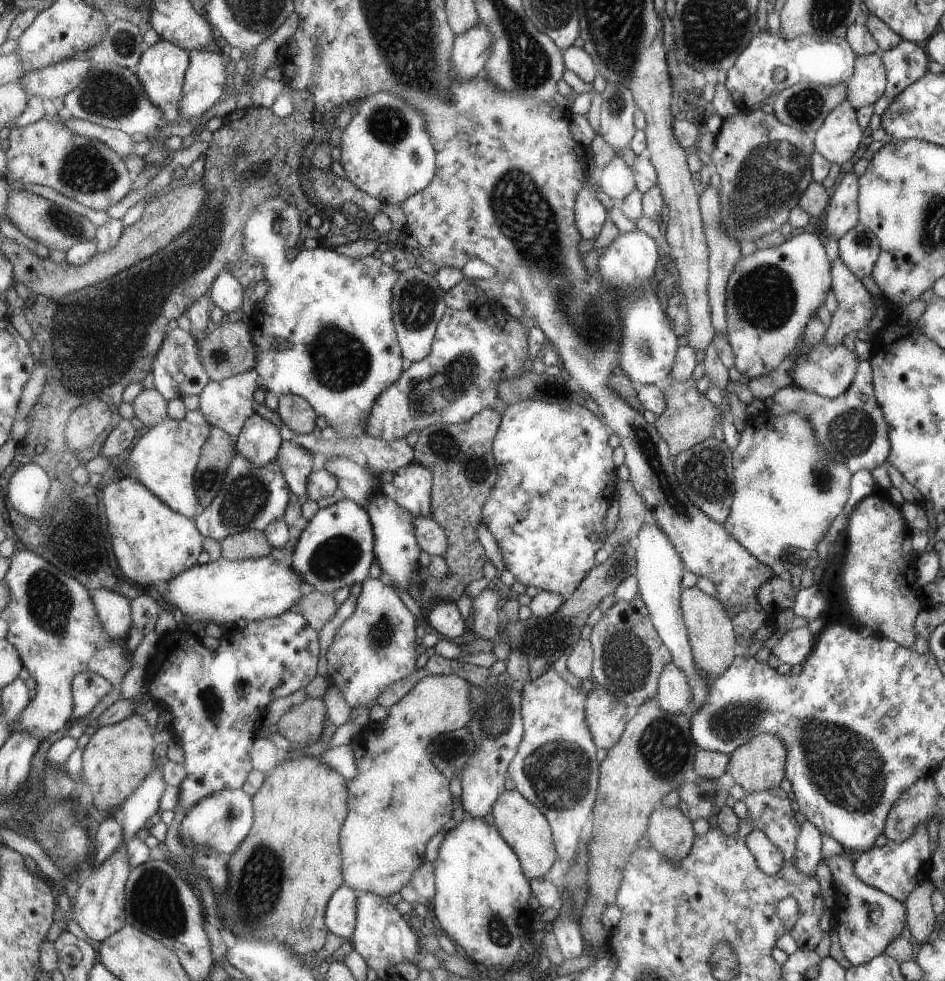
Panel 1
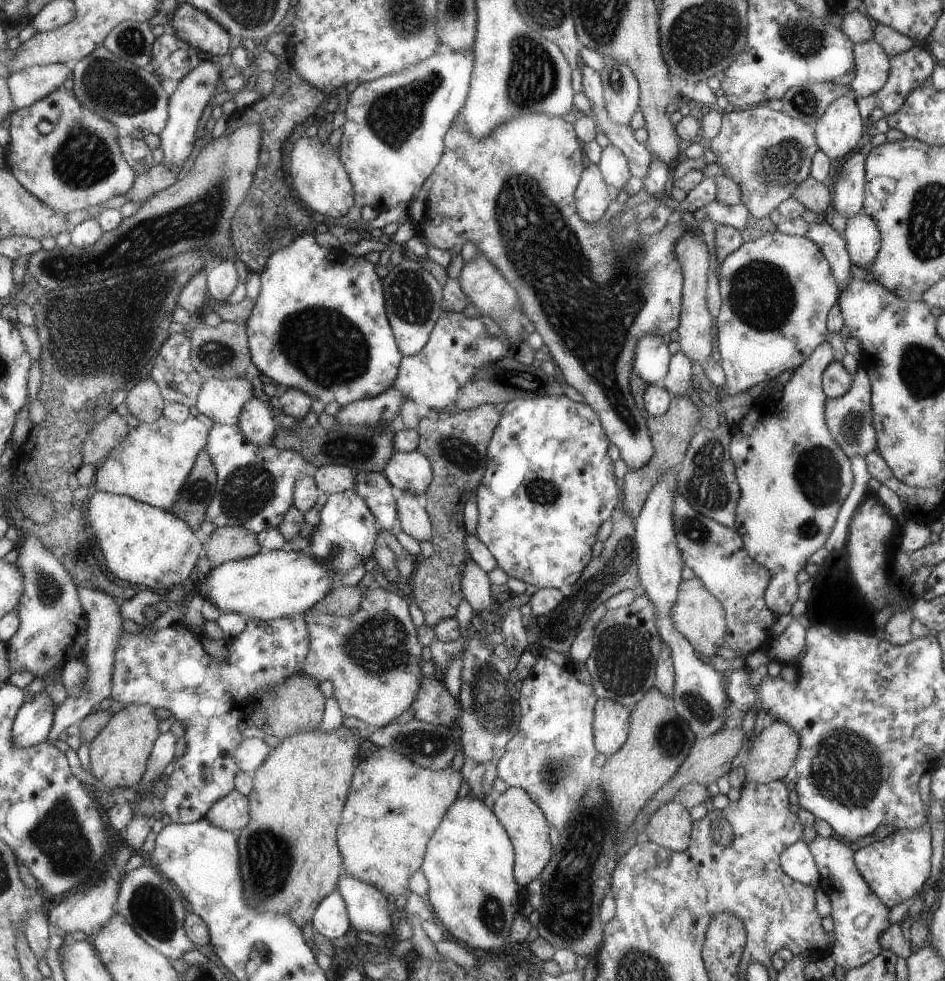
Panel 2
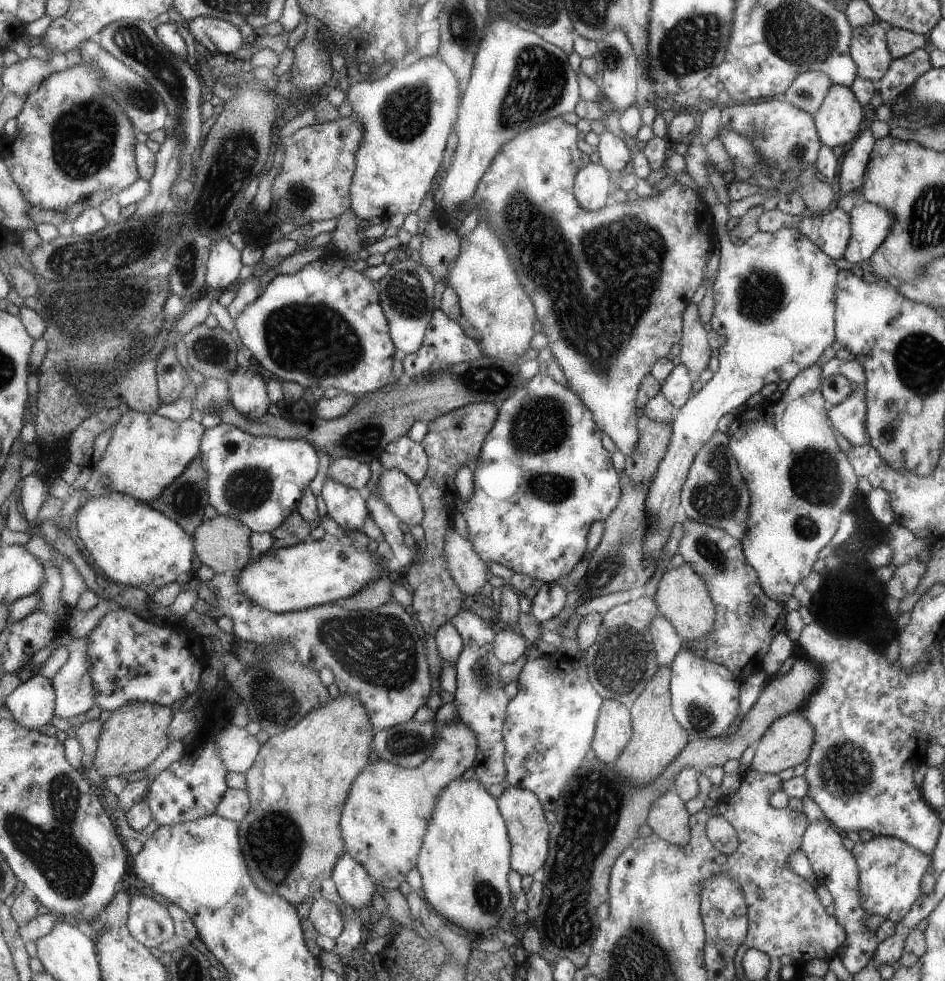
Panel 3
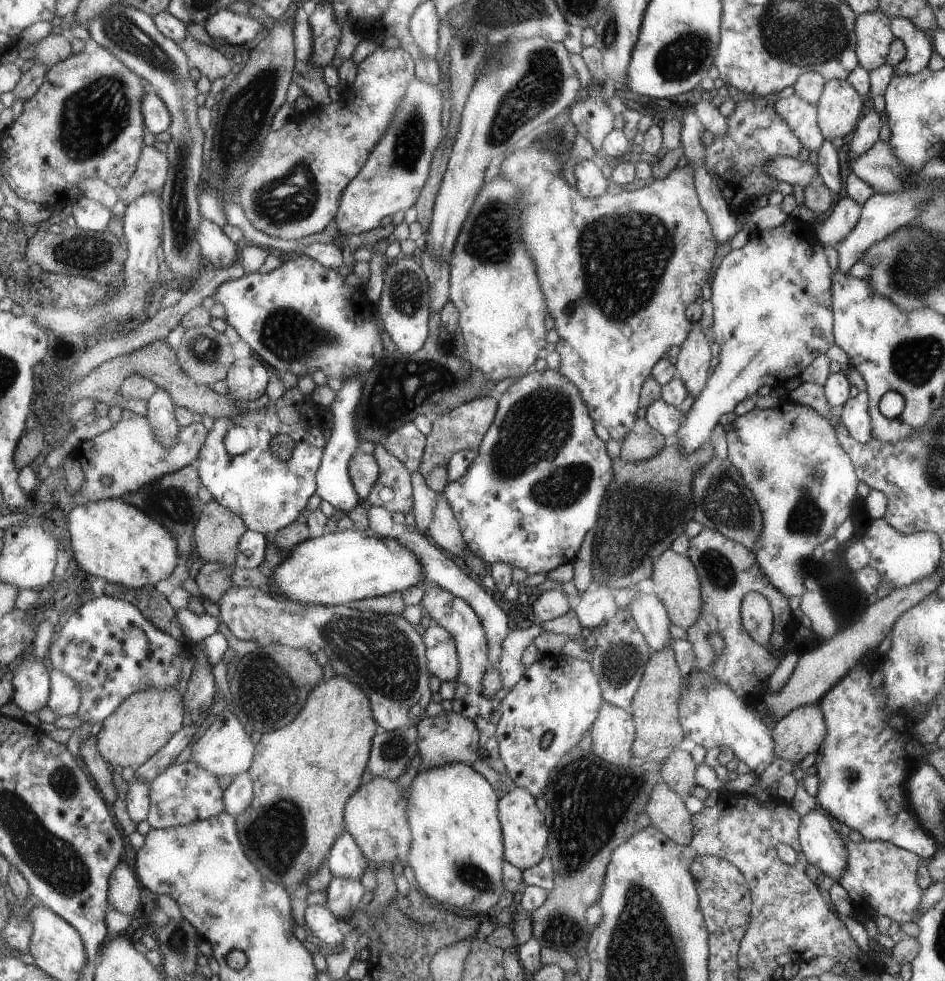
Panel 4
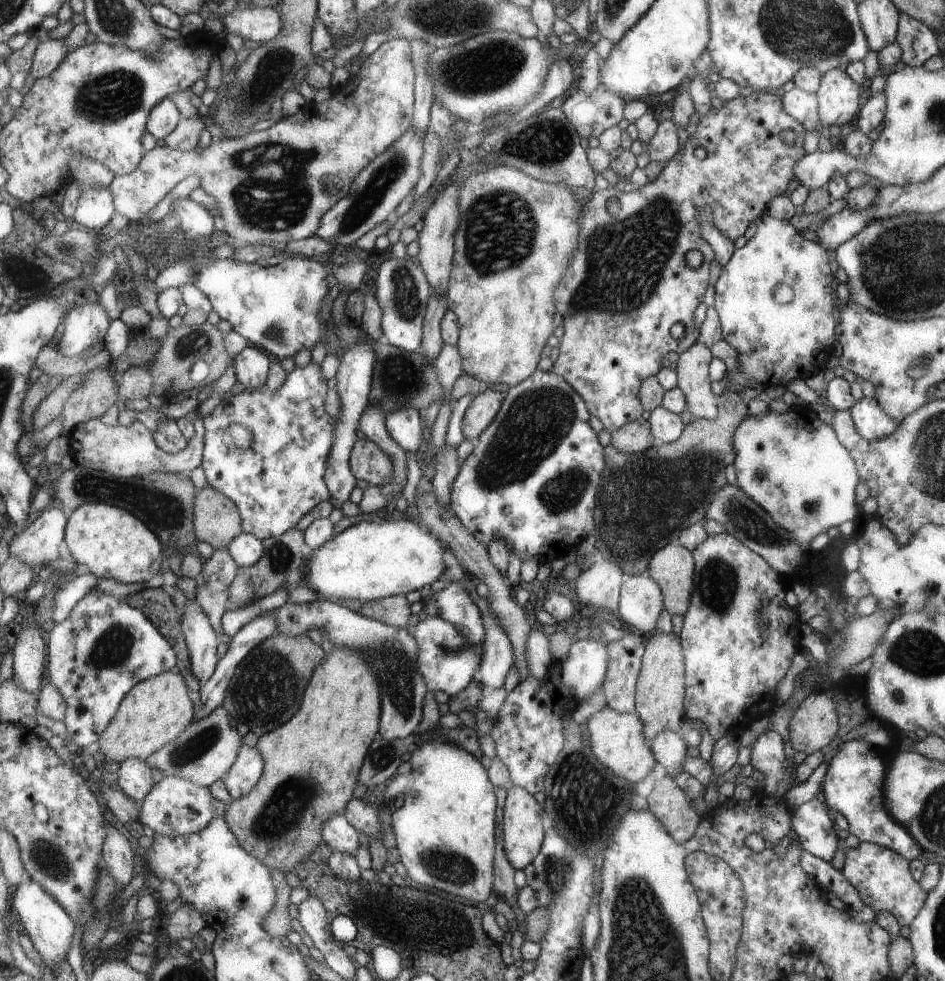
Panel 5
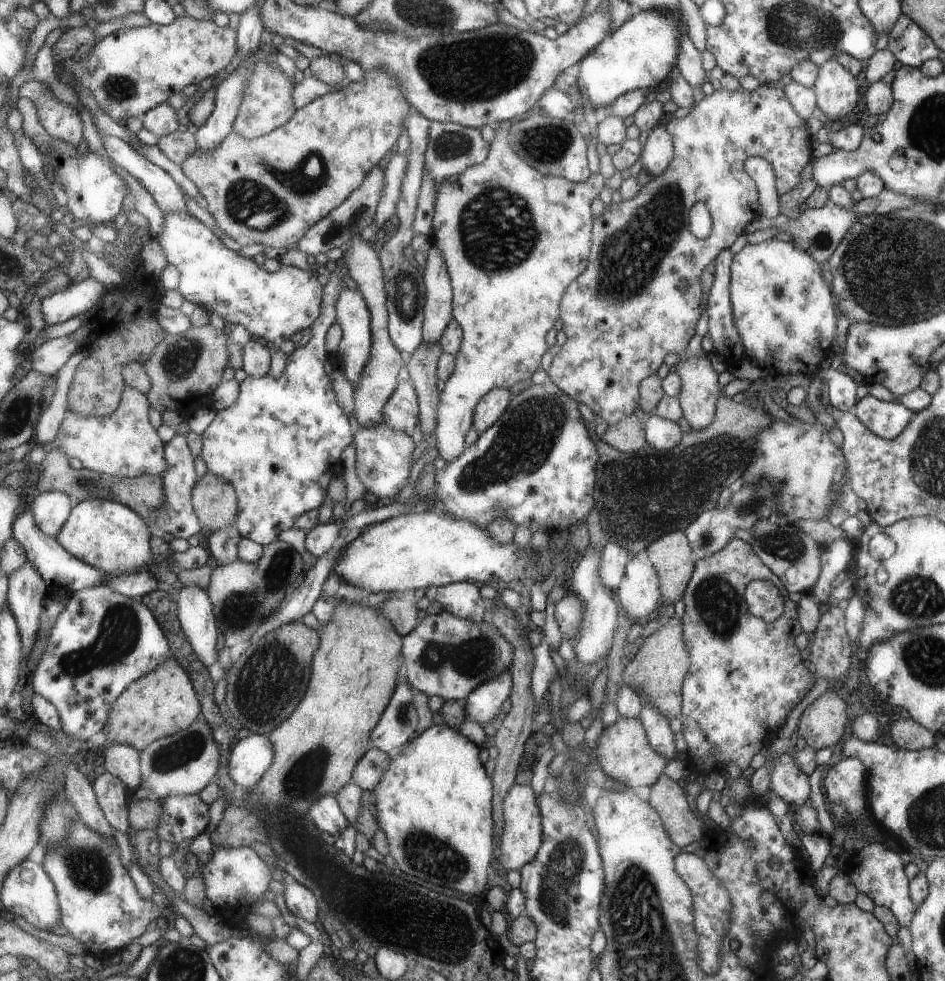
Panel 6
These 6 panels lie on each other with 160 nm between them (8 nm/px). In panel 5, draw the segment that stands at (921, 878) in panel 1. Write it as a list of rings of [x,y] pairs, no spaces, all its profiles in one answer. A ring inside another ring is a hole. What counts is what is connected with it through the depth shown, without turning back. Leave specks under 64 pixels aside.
[[[861,841],[854,848],[844,850],[844,863],[840,869],[843,878],[857,891],[865,906],[875,913],[887,912],[895,917],[899,926],[908,926],[915,920],[927,898],[927,892],[907,868],[907,859],[887,847]]]

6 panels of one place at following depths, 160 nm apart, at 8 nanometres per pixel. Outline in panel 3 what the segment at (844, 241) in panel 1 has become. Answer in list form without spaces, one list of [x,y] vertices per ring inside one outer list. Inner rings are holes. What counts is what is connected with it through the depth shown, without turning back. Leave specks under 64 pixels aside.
[[[859,201],[849,212],[850,235],[842,258],[851,264],[867,260],[888,236],[892,219],[878,206]]]

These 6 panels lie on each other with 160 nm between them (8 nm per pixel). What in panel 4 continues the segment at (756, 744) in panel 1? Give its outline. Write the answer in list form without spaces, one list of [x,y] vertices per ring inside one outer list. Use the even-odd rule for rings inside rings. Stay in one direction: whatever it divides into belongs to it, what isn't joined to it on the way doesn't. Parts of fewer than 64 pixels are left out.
[[[813,704],[794,708],[775,722],[773,728],[770,729],[770,735],[773,741],[774,758],[798,763],[808,754],[815,753],[825,736],[825,722],[820,707]]]

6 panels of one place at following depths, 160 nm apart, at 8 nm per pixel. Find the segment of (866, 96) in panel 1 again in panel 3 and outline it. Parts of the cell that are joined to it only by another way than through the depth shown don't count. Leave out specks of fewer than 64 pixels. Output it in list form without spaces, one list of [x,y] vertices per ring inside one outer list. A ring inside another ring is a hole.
[[[879,21],[871,25],[857,27],[853,30],[850,50],[853,62],[856,63],[857,77],[867,79],[876,84],[887,72],[893,58],[888,50],[886,33],[887,27]]]

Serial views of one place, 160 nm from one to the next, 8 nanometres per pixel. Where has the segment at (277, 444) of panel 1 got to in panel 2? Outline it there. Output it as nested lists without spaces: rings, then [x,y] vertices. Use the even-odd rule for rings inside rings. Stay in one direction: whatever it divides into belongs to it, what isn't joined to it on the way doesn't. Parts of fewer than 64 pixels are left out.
[[[253,397],[244,406],[238,424],[246,434],[247,440],[258,447],[268,447],[274,444],[278,425],[273,420],[271,408]]]

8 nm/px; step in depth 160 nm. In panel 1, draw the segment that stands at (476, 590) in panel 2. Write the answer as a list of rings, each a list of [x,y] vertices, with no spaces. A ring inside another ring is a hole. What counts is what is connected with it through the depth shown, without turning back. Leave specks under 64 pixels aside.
[[[485,589],[473,598],[474,634],[491,642],[499,635],[499,622],[502,619],[499,600],[504,596],[493,589]]]

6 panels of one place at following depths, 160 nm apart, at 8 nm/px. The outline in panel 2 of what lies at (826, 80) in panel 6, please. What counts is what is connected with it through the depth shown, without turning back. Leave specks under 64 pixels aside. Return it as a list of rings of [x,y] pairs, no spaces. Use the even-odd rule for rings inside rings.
[[[850,94],[831,102],[813,125],[817,144],[831,160],[849,154],[863,134],[863,122]]]

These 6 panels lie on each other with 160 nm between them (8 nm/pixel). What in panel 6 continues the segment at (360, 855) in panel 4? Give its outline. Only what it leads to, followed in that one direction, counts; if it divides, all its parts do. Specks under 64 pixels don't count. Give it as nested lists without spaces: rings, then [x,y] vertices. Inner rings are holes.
[[[325,795],[315,801],[309,816],[323,832],[328,832],[335,838],[338,838],[350,824],[348,816],[335,795]]]

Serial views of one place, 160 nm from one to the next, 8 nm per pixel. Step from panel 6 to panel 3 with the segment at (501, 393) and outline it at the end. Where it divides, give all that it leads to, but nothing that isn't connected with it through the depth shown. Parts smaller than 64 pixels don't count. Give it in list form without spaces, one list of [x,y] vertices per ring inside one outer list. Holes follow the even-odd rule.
[[[483,401],[452,410],[451,413],[437,417],[429,422],[430,431],[424,438],[423,446],[430,458],[428,473],[418,484],[426,515],[422,522],[425,543],[421,558],[408,569],[407,579],[413,590],[413,612],[418,622],[423,624],[429,636],[436,636],[437,631],[461,612],[465,593],[453,578],[450,564],[444,556],[446,539],[453,529],[455,500],[460,494],[456,485],[456,476],[465,465],[473,465],[472,458],[480,456],[488,434],[492,432],[500,407],[494,402]]]

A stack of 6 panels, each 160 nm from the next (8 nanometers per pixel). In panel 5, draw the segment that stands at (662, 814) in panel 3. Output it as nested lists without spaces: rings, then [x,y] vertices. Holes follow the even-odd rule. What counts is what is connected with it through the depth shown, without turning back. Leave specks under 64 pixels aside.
[[[670,776],[655,782],[646,801],[648,811],[678,843],[689,840],[700,824],[699,816],[689,808],[687,795]]]

